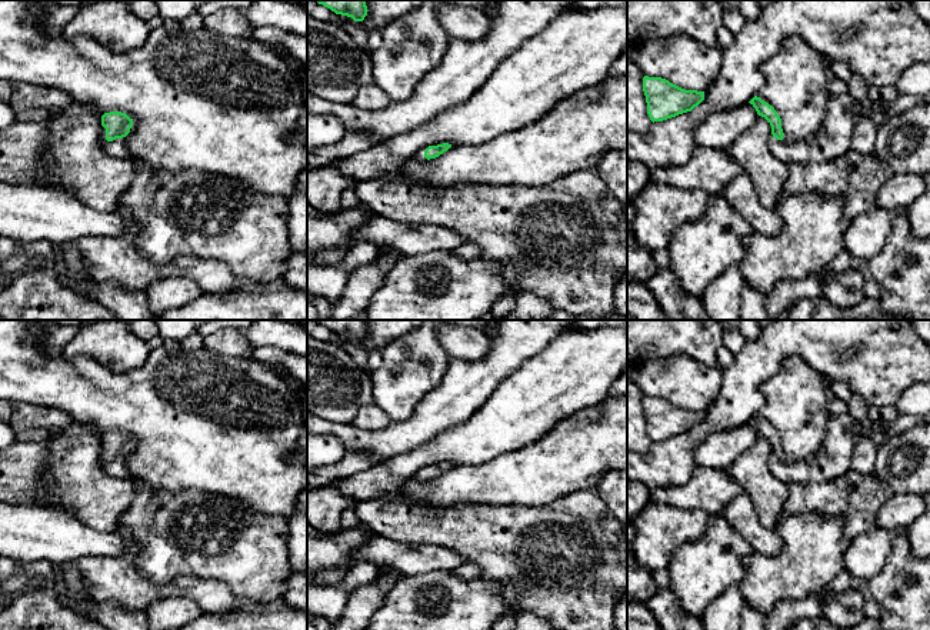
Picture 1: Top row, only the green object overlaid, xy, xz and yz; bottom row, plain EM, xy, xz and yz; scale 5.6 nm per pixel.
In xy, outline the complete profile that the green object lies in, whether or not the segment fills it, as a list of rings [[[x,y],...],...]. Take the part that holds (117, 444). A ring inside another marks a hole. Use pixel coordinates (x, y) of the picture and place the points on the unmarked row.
[[[110,431],[101,436],[101,446],[106,449],[106,471],[119,479],[130,476],[124,457],[130,453],[133,439],[121,431]]]

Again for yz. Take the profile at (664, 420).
[[[644,396],[643,411],[653,443],[691,431],[704,420],[704,411],[684,410],[661,397]]]

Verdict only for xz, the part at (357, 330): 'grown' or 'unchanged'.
unchanged

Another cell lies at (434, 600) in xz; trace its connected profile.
[[[433,570],[426,571],[419,576],[406,576],[403,577],[386,596],[383,606],[371,616],[366,630],[491,630],[491,626],[496,620],[499,620],[503,616],[513,616],[517,617],[521,614],[520,610],[516,610],[510,607],[503,599],[501,599],[501,586],[499,581],[494,580],[484,580],[484,579],[461,579],[454,573],[454,570]]]

